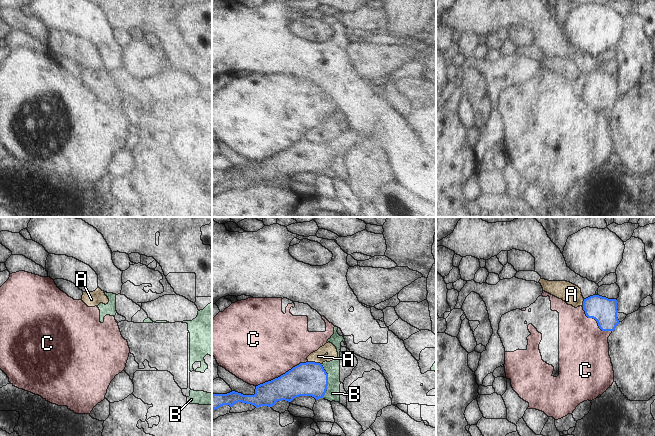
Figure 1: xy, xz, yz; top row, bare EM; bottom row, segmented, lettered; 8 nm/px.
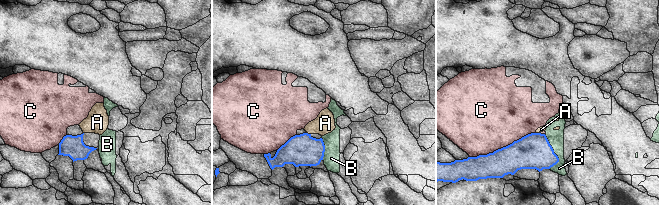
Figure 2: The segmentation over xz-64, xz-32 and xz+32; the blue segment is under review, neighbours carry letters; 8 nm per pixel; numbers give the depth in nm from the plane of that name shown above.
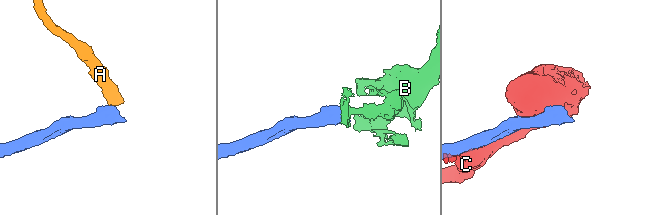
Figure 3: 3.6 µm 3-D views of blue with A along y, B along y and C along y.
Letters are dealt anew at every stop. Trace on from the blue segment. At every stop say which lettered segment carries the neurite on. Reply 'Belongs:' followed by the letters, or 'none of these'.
Belongs: B

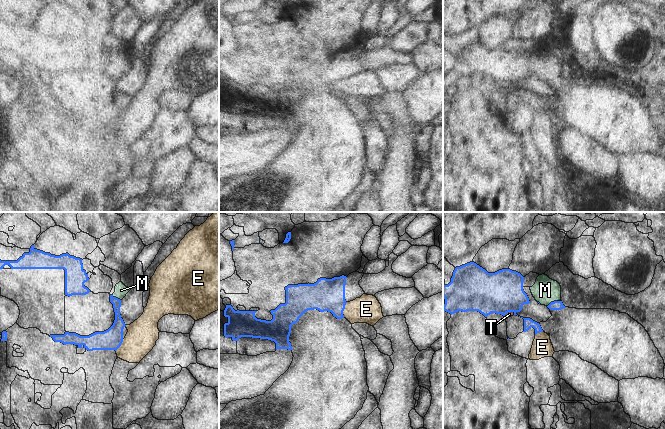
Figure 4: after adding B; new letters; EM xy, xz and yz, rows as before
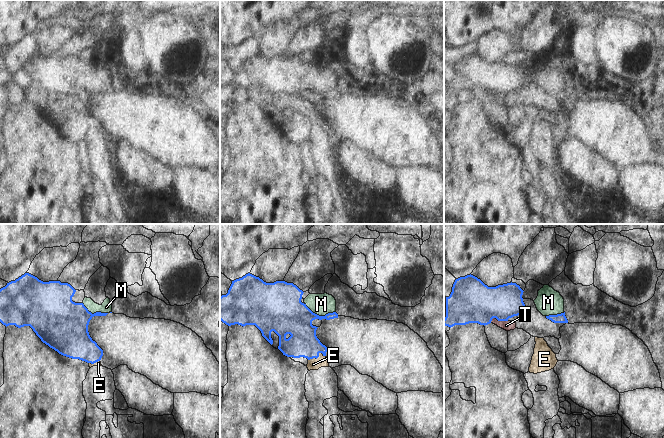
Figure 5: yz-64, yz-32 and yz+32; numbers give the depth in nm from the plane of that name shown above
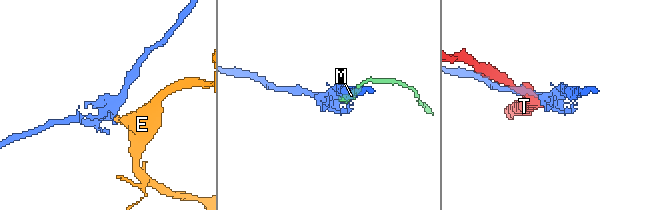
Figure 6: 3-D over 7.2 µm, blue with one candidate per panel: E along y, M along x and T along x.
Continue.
Belongs: M

